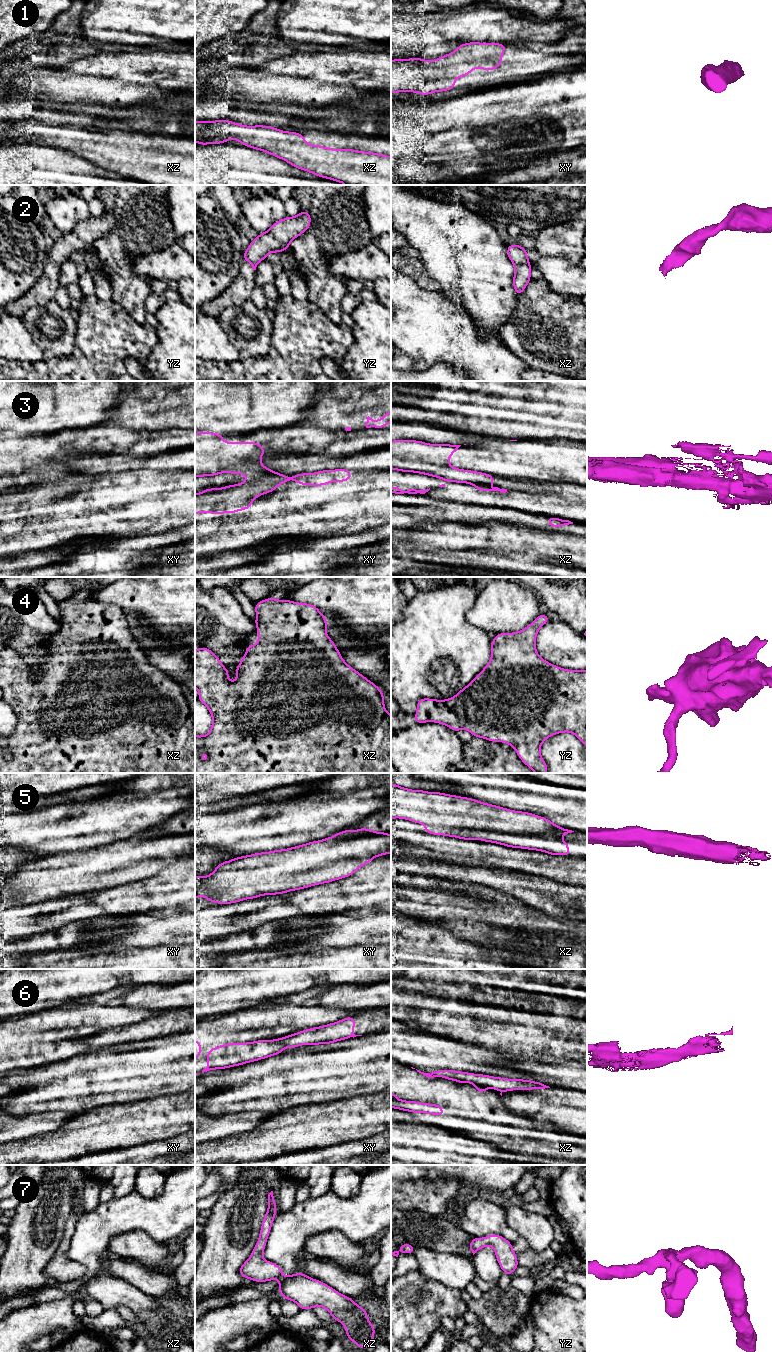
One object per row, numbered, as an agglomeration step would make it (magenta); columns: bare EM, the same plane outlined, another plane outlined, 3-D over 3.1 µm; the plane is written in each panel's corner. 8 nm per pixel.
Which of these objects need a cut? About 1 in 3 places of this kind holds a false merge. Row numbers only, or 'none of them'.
3, 6

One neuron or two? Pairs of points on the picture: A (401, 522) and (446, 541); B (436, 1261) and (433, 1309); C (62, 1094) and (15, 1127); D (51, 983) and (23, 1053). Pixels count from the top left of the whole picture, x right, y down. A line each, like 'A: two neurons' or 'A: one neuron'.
A: two neurons
B: two neurons
C: two neurons
D: two neurons

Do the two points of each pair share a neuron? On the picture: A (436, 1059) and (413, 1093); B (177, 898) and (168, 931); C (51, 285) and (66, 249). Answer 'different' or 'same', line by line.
A: different
B: different
C: same

